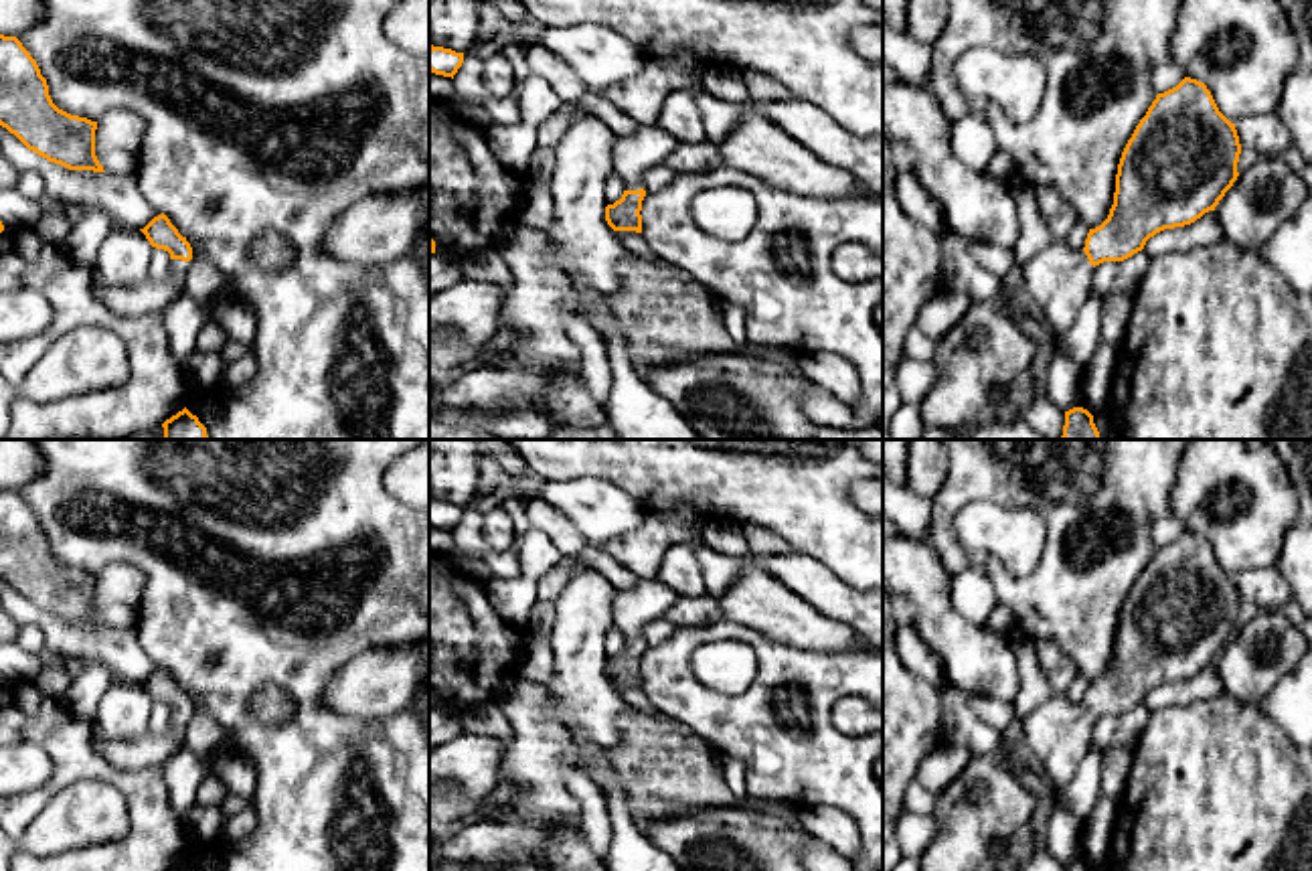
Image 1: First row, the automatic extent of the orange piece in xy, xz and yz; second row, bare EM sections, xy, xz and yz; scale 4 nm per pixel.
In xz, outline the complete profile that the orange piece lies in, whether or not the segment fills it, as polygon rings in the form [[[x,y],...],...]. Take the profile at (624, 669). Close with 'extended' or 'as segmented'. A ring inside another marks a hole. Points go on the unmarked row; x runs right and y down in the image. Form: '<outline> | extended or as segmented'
[[[658,577],[640,579],[632,589],[613,589],[611,626],[624,634],[624,648],[605,660],[605,675],[613,685],[642,687],[642,630],[654,620],[662,620],[674,606],[678,593]]] | extended

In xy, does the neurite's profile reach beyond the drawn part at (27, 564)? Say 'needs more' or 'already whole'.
already whole

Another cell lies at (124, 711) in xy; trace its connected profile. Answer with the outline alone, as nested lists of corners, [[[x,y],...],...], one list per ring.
[[[115,679],[97,705],[95,727],[107,739],[128,739],[148,731],[152,699],[140,683]]]

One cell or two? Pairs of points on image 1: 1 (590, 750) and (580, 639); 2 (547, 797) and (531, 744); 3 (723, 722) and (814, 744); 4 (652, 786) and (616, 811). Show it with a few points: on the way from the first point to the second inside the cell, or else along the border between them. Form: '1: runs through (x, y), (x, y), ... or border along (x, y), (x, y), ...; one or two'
1: border along (567, 728), (580, 726), (604, 748); two
2: runs through (539, 784), (537, 756); one
3: runs through (746, 726), (774, 726), (792, 744); one
4: border along (606, 760), (624, 805), (642, 833); two

